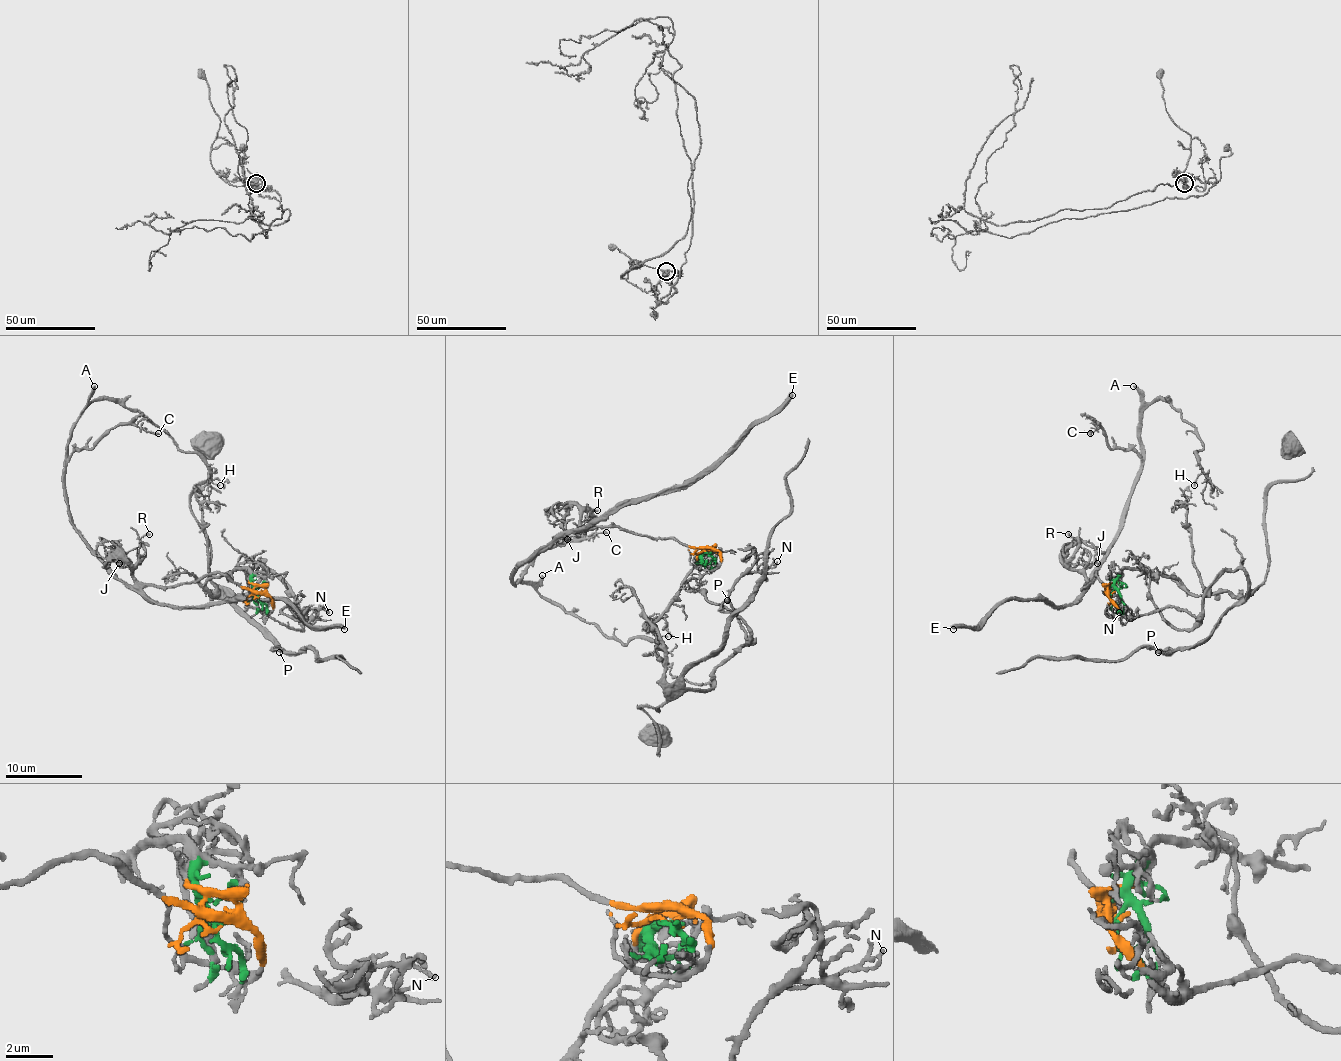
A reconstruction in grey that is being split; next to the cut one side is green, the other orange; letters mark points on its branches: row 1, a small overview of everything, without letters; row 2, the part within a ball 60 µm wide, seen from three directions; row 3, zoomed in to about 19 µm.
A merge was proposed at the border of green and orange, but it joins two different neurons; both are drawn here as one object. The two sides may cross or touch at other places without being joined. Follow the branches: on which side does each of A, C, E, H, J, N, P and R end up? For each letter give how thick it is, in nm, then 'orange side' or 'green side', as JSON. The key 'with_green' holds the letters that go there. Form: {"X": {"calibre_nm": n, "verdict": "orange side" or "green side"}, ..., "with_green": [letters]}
{"A": {"calibre_nm": 280, "verdict": "orange side"}, "C": {"calibre_nm": 190, "verdict": "orange side"}, "E": {"calibre_nm": 400, "verdict": "orange side"}, "H": {"calibre_nm": 110, "verdict": "orange side"}, "J": {"calibre_nm": 140, "verdict": "orange side"}, "N": {"calibre_nm": 120, "verdict": "green side"}, "P": {"calibre_nm": 200, "verdict": "green side"}, "R": {"calibre_nm": 160, "verdict": "orange side"}, "with_green": ["N", "P"]}

